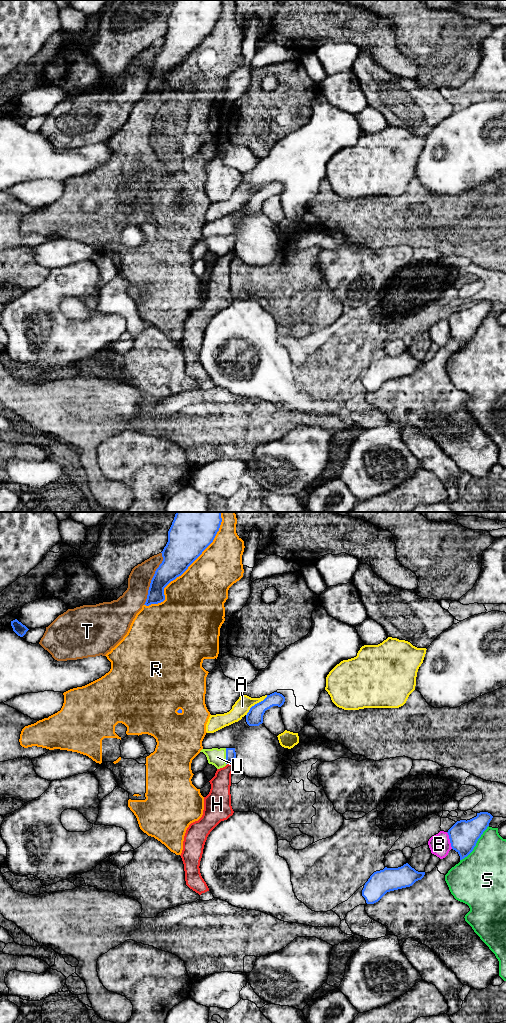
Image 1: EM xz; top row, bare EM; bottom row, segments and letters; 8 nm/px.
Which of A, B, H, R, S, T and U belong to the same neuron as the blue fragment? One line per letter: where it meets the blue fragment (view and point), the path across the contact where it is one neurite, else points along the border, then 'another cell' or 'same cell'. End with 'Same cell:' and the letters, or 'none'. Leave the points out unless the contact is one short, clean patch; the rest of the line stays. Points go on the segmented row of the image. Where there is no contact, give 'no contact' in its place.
A: meets blue in xz at (255, 704); another cell
B: meets blue in xz at (450, 840); another cell
H: meets blue in xz at (230, 762); another cell
R: meets blue in xz at (188, 566); another cell
S: meets blue in xz at (475, 844); another cell
T: meets blue in xz at (152, 578); another cell
U: meets blue in xz at (226, 756); same cell
Same cell: U

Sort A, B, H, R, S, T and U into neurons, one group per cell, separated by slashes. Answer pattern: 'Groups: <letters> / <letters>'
Groups: A / B / H / R / S / T / U

